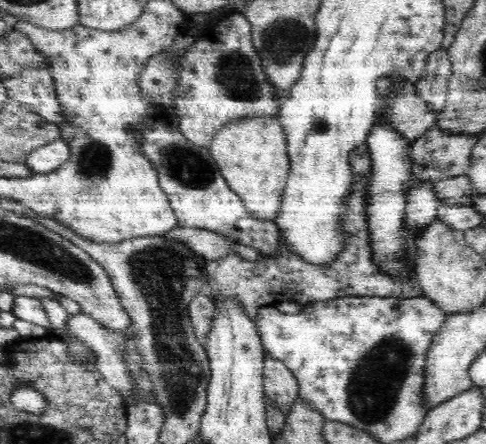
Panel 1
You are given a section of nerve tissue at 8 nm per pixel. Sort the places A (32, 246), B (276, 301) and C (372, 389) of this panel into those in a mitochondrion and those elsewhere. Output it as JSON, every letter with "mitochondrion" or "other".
{"A":"mitochondrion","B":"other","C":"mitochondrion"}

